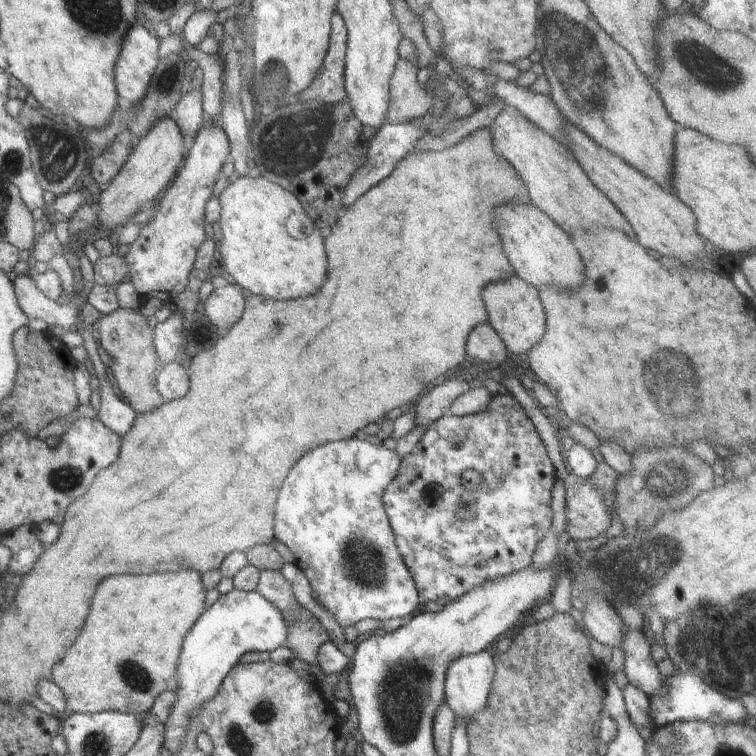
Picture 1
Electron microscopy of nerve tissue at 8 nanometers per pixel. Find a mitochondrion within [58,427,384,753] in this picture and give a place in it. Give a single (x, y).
(133, 673)

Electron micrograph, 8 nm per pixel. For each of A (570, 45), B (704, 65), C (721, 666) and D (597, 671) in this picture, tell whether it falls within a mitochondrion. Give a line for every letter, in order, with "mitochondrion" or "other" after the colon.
A: mitochondrion
B: mitochondrion
C: mitochondrion
D: other

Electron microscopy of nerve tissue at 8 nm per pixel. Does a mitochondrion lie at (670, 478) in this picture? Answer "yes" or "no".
yes

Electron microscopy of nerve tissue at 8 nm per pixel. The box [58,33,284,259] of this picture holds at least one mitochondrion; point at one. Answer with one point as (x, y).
(166, 84)

